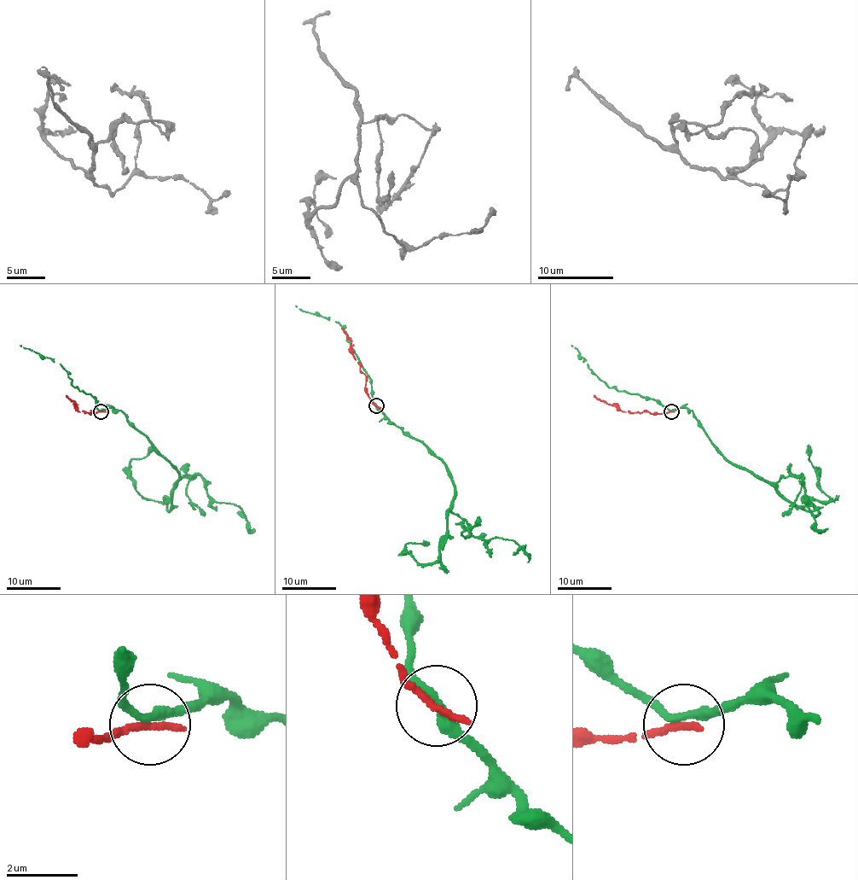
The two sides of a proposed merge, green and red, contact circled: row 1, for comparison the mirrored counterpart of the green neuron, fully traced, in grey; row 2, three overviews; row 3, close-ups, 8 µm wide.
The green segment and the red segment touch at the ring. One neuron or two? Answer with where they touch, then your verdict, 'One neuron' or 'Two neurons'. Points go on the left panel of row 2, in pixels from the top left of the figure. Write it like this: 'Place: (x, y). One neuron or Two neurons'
Place: (101, 411). Two neurons

